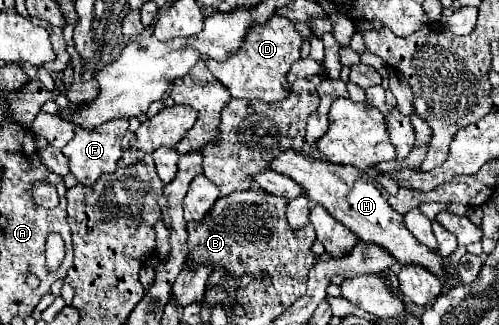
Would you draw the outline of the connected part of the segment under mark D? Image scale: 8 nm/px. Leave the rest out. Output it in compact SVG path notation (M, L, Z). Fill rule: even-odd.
M275 16L265 24L265 28L253 28L245 38L245 48L237 52L237 56L229 56L225 62L207 60L211 74L227 86L233 98L245 100L263 100L263 102L277 102L289 96L287 90L287 74L293 62L301 58L301 34L295 30L293 22L285 16Z

